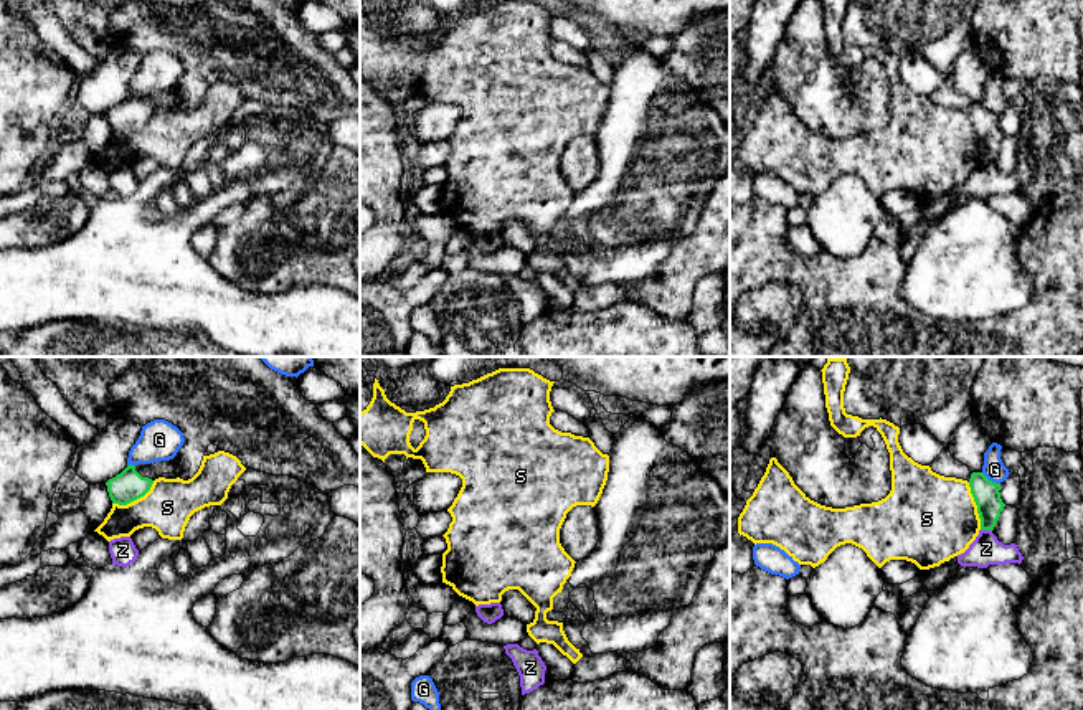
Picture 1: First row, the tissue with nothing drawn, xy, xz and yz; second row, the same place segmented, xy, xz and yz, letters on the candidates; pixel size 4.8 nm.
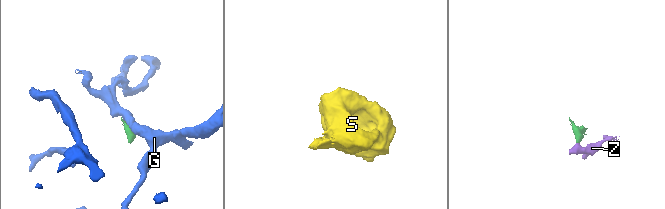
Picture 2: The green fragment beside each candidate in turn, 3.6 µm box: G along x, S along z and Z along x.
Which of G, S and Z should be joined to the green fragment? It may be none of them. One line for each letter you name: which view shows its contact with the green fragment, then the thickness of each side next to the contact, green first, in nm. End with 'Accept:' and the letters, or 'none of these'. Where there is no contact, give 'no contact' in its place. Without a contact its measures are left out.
Accept: none of these

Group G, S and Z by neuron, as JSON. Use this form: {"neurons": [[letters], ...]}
{"neurons": [["G"], ["S"], ["Z"]]}

